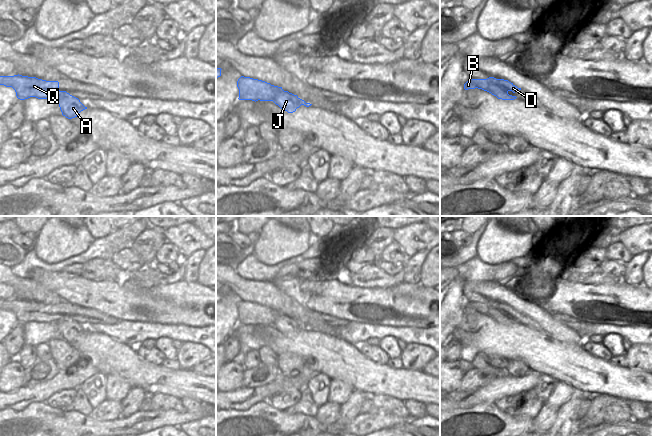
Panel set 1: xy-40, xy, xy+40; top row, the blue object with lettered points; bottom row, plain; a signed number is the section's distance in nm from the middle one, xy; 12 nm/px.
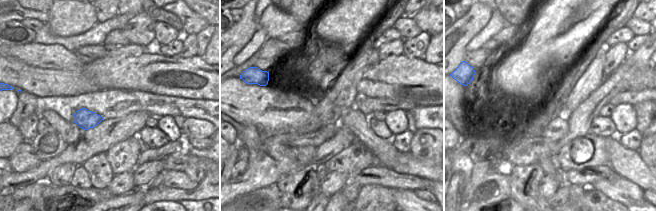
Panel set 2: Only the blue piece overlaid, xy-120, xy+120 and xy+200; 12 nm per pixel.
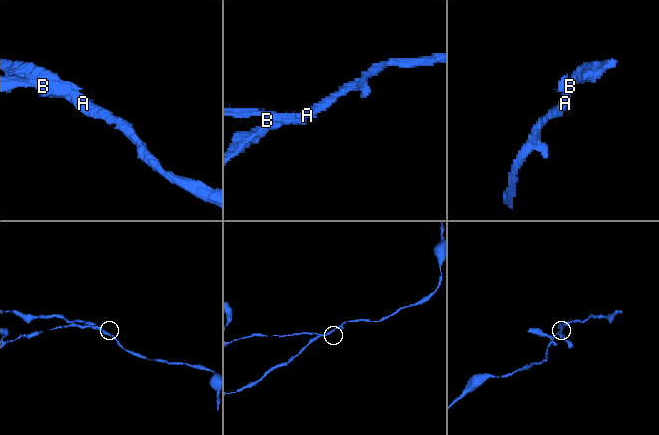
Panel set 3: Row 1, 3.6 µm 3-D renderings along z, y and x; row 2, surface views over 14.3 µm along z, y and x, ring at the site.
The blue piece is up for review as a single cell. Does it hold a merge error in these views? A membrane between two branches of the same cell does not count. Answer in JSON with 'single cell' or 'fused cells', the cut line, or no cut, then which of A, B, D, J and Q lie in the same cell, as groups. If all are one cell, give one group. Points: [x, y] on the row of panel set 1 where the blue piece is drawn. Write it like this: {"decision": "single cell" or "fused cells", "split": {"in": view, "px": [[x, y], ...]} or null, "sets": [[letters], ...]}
{"decision": "fused cells", "split": {"in": "xy", "px": [[288, 92], [276, 88], [276, 96], [272, 100]]}, "sets": [["A", "D", "J"], ["B", "Q"]]}

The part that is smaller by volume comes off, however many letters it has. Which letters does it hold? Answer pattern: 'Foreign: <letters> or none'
Foreign: B, Q

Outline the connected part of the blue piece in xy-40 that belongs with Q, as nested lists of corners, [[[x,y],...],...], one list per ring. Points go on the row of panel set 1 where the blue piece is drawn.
[[[22,75],[0,76],[0,85],[12,87],[16,96],[20,100],[25,100],[30,97],[38,99],[50,99],[58,97],[66,91],[59,90],[58,81],[46,81],[36,77],[28,77]]]

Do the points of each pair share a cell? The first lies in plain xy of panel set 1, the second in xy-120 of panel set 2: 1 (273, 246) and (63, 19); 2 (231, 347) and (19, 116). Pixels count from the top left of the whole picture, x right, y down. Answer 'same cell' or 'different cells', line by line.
1: same cell
2: same cell

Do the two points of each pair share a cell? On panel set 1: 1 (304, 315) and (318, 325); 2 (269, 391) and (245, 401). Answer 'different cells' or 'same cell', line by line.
1: different cells
2: same cell

